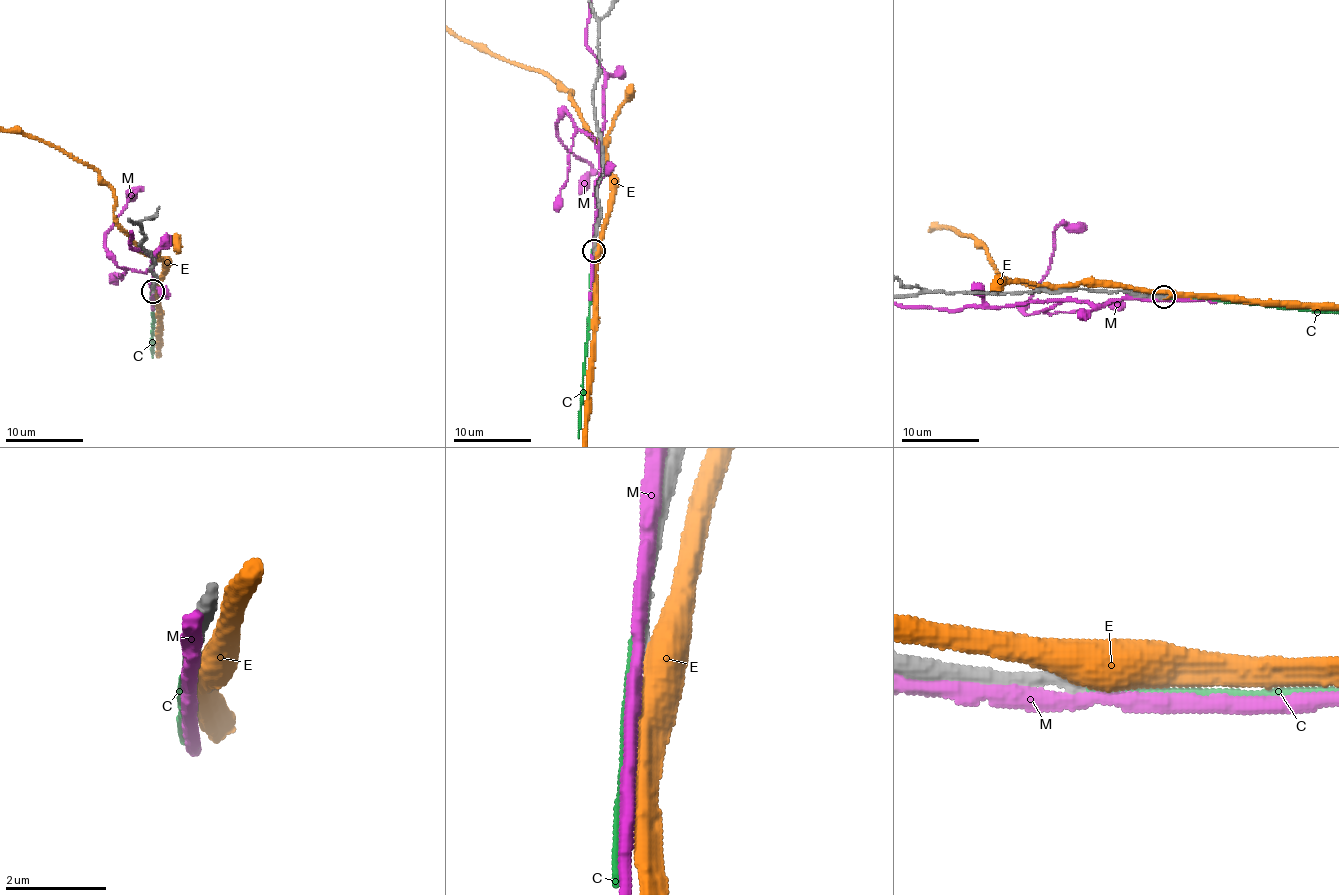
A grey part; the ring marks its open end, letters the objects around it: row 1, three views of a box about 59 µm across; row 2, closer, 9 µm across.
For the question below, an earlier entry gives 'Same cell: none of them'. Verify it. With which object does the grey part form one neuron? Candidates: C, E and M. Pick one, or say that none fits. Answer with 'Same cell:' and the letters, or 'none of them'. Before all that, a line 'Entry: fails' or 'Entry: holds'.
Entry: holds
Same cell: none of them

